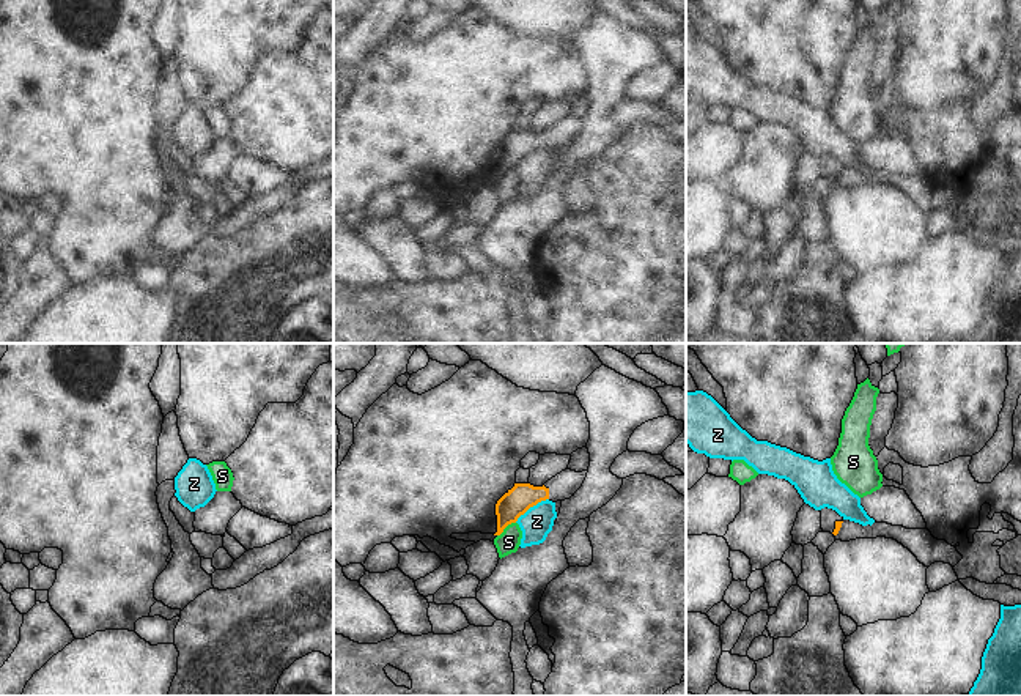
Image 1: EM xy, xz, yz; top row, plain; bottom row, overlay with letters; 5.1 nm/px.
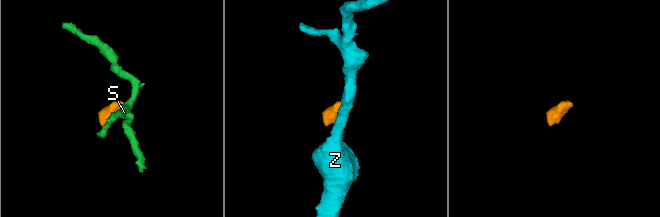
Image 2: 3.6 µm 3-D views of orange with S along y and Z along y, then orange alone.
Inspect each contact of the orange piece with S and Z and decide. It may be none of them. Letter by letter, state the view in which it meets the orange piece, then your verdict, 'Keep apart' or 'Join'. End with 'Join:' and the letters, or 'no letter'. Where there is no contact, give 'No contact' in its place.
S: Touches orange in xz. Keep apart
Z: Touches orange in xz. Keep apart
Join: no letter.

